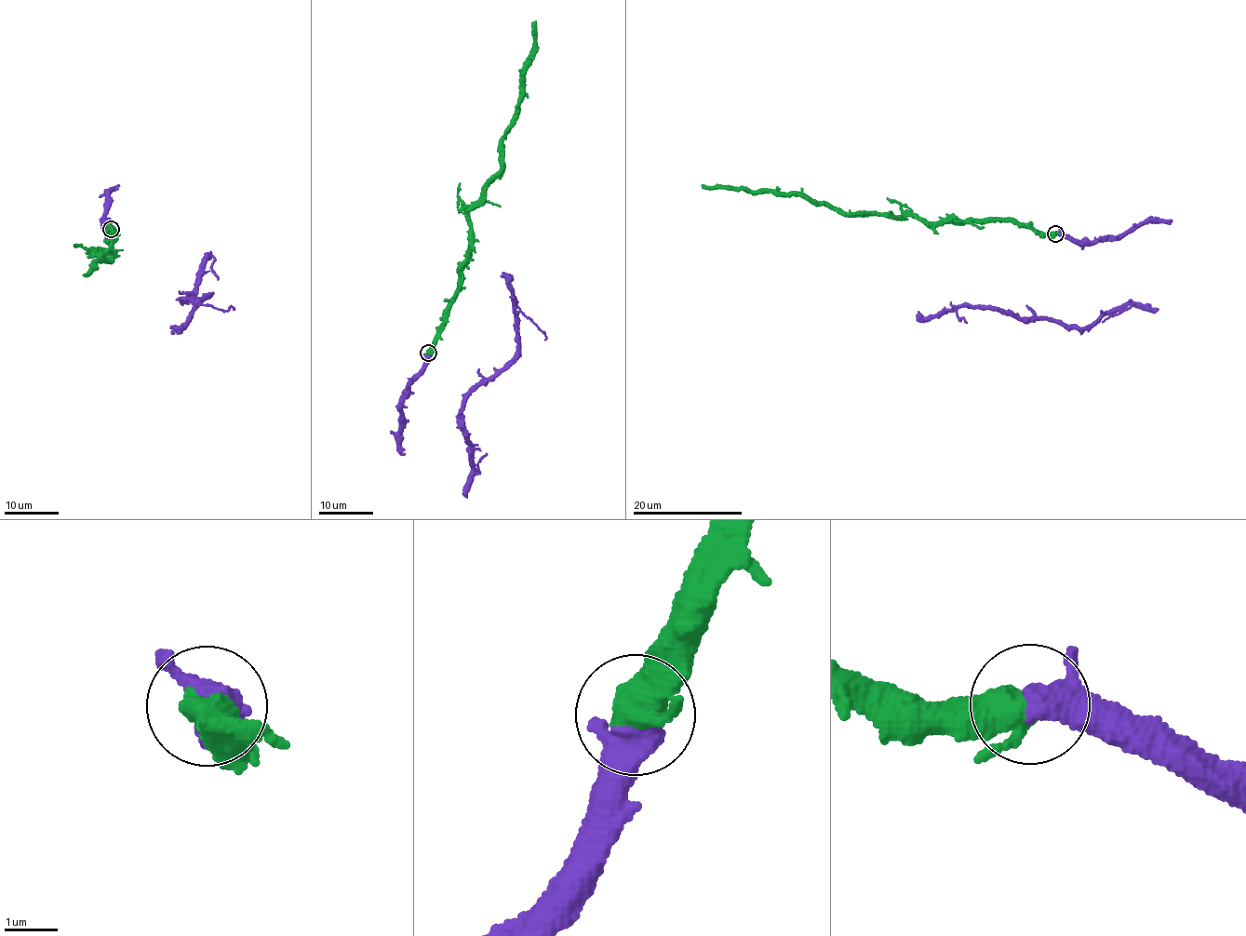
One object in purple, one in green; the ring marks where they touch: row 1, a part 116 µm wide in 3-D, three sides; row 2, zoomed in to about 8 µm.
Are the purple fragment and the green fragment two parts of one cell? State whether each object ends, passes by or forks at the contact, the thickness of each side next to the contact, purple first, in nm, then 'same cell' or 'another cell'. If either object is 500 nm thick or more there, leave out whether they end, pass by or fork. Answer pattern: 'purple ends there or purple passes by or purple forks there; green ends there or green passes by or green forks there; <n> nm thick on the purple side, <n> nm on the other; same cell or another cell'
440 nm thick on the purple side, 700 nm on the other; same cell

